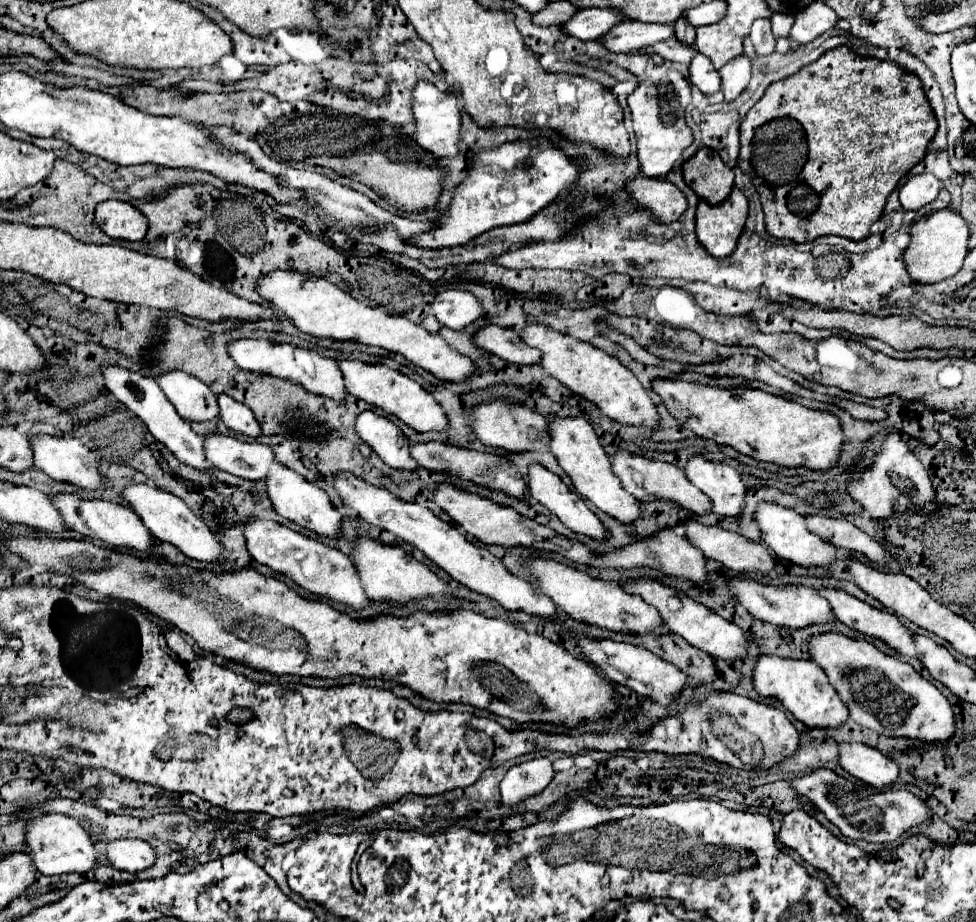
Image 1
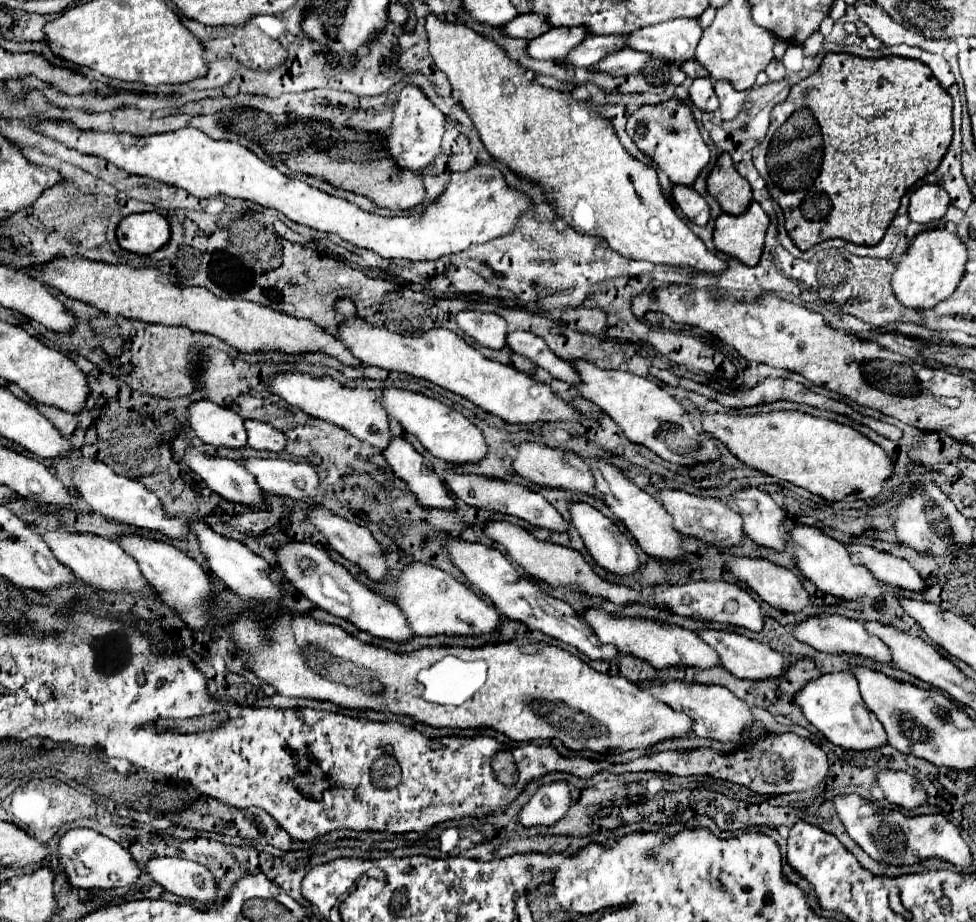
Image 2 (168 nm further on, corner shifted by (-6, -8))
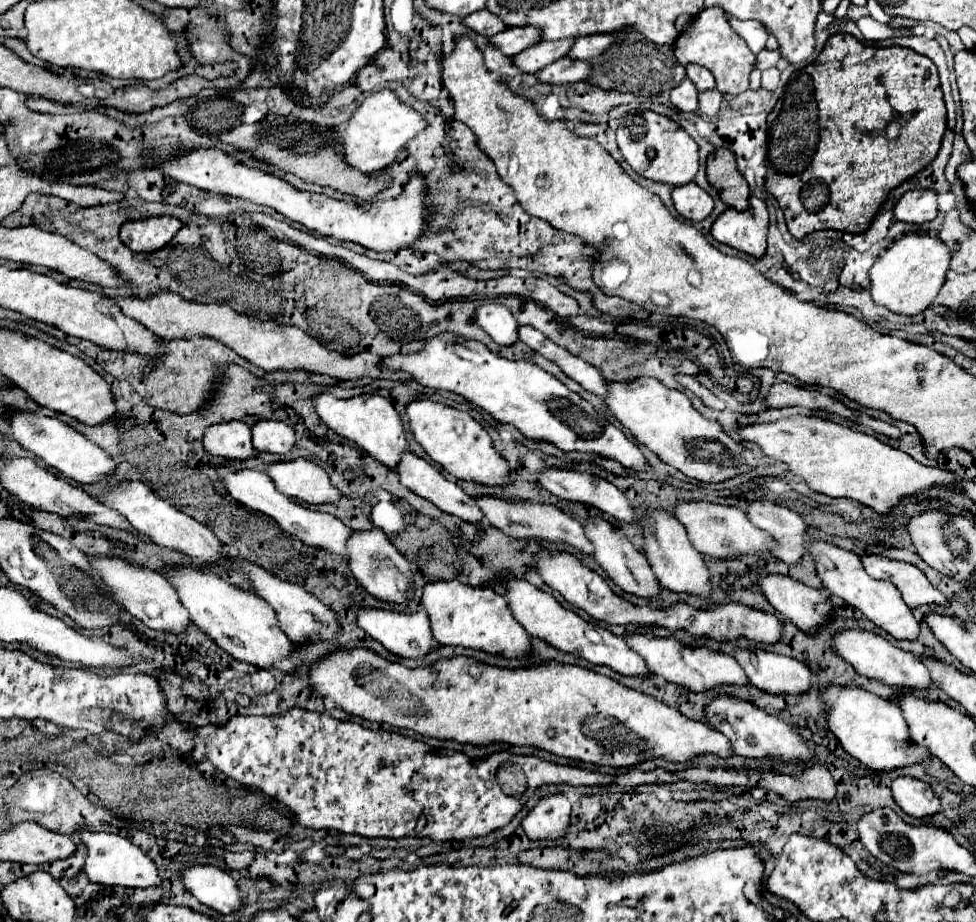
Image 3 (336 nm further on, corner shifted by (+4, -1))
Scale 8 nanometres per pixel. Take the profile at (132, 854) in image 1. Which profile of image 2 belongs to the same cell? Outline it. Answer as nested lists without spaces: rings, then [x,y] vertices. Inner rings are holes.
[[[152,856],[144,864],[144,872],[176,896],[214,902],[214,876],[196,862],[170,856]]]

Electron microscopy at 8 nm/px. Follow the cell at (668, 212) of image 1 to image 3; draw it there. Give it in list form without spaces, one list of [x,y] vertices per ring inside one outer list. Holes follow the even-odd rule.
[[[696,183],[674,187],[672,201],[674,201],[674,209],[684,219],[690,219],[690,221],[704,221],[714,209],[712,197]]]

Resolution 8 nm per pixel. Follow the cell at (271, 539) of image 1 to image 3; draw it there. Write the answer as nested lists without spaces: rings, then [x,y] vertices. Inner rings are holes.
[[[354,607],[356,615],[358,615],[358,625],[376,641],[380,641],[390,653],[406,657],[406,659],[420,659],[432,651],[436,651],[440,647],[440,643],[432,637],[432,629],[430,629],[430,621],[428,621],[428,613],[418,611],[418,613],[392,613],[392,611],[384,611],[384,609],[362,609],[362,607]]]

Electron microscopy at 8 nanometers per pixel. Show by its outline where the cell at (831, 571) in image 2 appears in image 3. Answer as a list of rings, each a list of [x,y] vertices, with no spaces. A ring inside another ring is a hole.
[[[814,541],[810,549],[814,561],[816,561],[816,571],[818,577],[822,579],[824,587],[832,593],[844,599],[848,605],[858,609],[868,621],[872,621],[876,627],[884,629],[890,633],[894,639],[918,639],[920,635],[920,621],[914,617],[912,607],[908,607],[902,599],[902,593],[888,581],[878,581],[872,579],[864,569],[862,561],[856,553],[844,551],[840,547],[834,547],[824,541]]]

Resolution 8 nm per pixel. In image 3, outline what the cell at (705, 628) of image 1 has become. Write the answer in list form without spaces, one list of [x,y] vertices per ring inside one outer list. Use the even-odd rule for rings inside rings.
[[[738,649],[734,659],[742,665],[752,685],[766,693],[800,695],[808,693],[812,687],[812,671],[798,659],[744,649]]]

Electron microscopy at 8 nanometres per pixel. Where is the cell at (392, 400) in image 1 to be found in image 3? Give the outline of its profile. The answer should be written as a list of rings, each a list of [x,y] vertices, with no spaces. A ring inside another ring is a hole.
[[[424,399],[410,403],[406,407],[406,415],[410,419],[410,427],[416,441],[424,447],[430,459],[442,465],[456,479],[466,479],[490,487],[504,487],[506,483],[510,483],[512,475],[508,461],[494,449],[488,431],[468,413]]]

